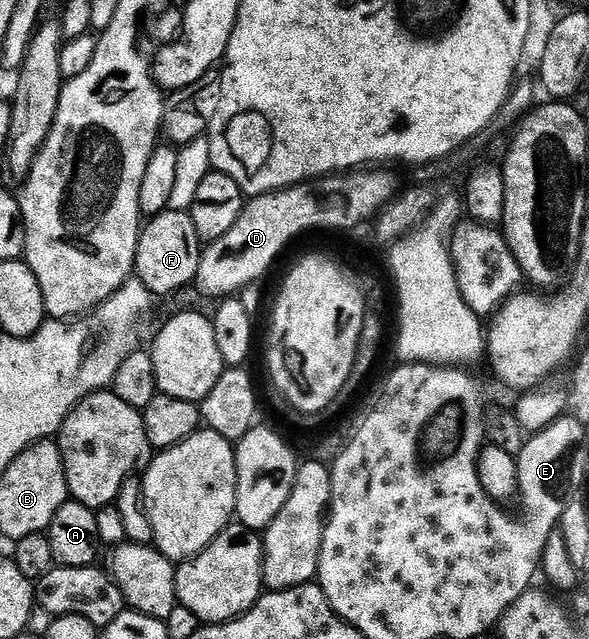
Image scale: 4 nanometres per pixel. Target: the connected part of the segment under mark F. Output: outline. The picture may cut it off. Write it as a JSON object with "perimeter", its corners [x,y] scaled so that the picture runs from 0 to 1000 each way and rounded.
{"perimeter":[[[287,329],[268,335],[238,358],[229,437],[239,438],[260,465],[285,463],[331,440],[341,393],[343,379],[336,372],[336,360],[329,360],[329,347],[317,330]]]}

